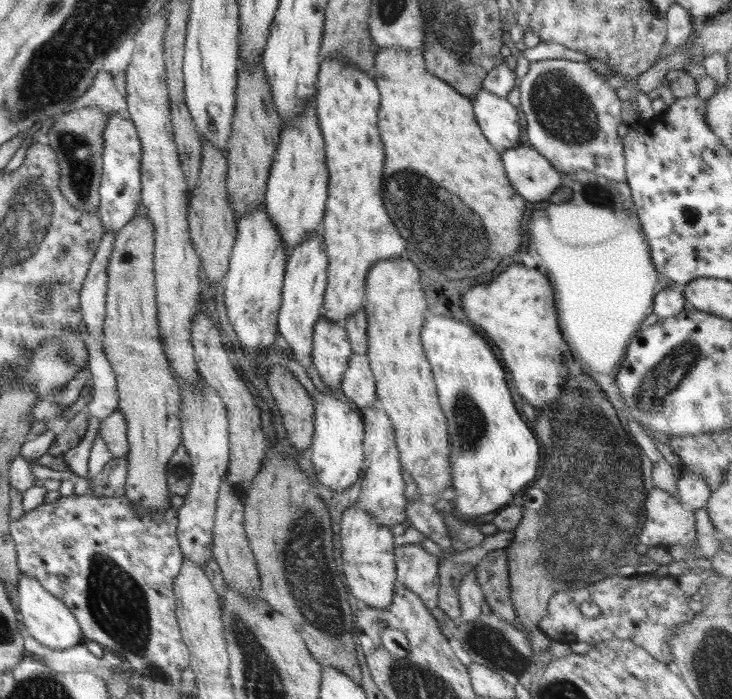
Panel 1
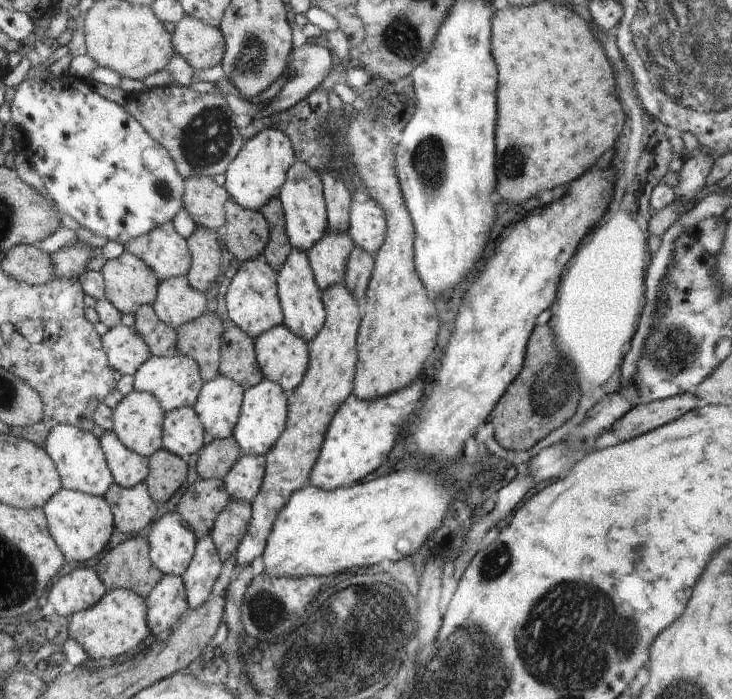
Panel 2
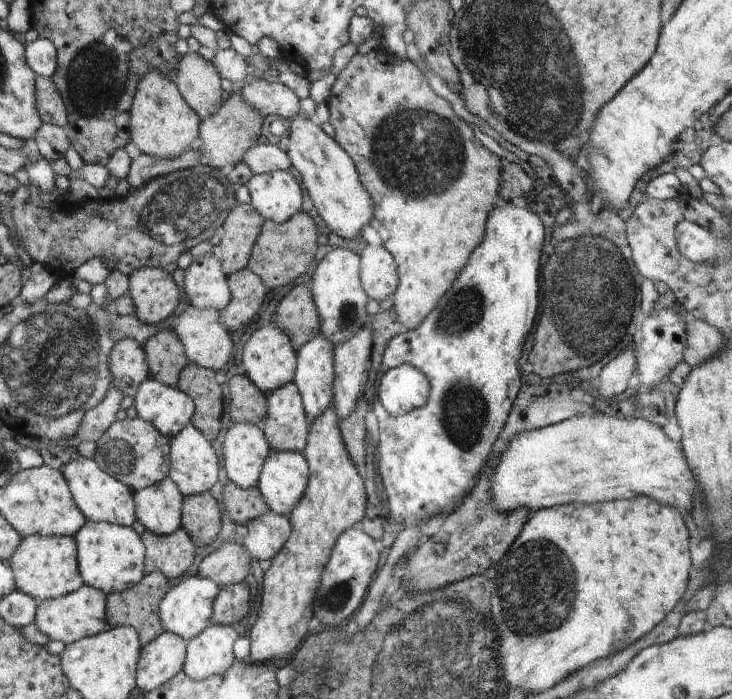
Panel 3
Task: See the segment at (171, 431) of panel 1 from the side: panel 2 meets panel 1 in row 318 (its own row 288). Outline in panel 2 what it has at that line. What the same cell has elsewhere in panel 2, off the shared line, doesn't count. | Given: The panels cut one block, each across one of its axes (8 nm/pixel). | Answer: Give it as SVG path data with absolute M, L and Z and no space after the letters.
M124 252L114 260L107 260L100 271L105 280L105 298L123 315L134 315L142 305L153 306L160 281L154 271L137 256Z

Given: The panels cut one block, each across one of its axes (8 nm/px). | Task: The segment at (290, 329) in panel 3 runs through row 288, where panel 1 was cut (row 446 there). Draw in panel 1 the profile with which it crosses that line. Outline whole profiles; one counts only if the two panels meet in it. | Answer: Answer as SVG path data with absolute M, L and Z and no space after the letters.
M285 365L269 368L267 386L282 416L282 426L292 448L308 453L315 425L315 402Z

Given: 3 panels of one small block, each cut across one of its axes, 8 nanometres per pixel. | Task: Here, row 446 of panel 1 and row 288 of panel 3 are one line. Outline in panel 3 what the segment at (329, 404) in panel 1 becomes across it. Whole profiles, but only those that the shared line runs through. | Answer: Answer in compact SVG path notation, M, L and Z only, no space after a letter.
M350 249L331 250L316 265L310 278L311 295L320 321L319 334L327 338L336 348L350 340L360 329L369 325L370 315L366 311L369 296L363 289L359 270L359 254Z

